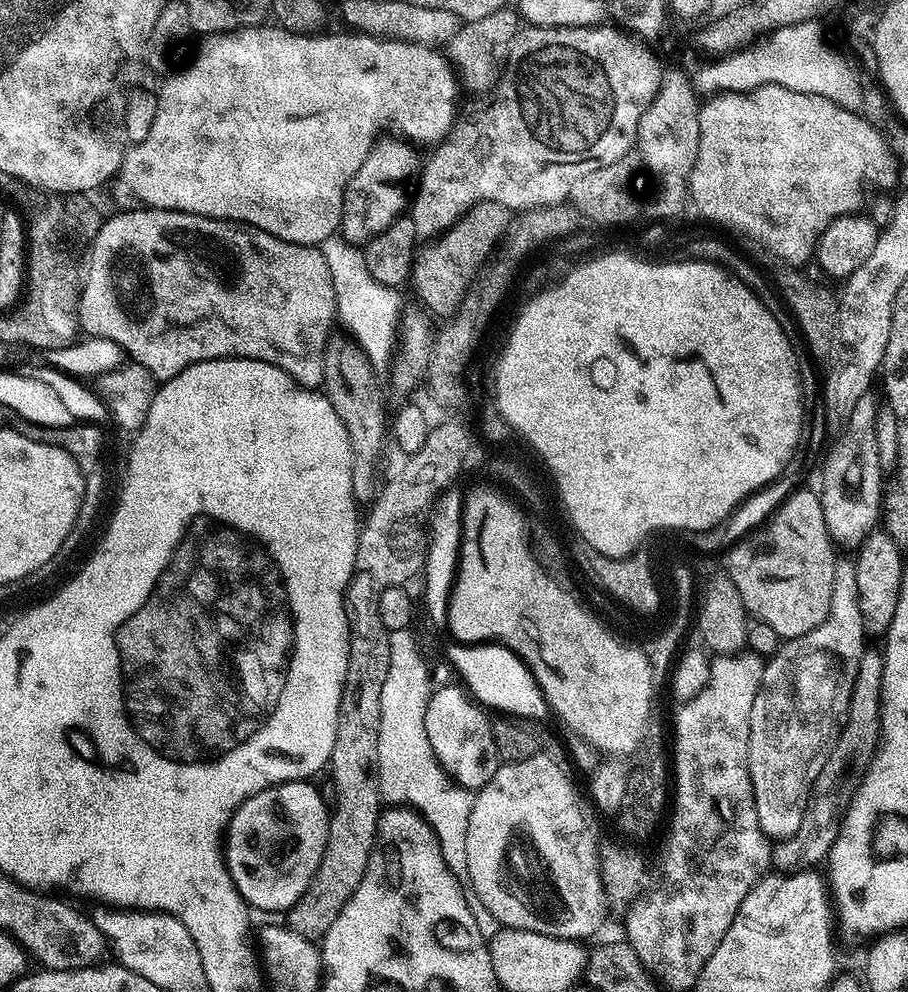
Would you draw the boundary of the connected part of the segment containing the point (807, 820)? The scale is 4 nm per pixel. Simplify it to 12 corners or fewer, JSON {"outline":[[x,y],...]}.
{"outline":[[865,647],[781,873],[827,861],[882,739],[884,654]]}

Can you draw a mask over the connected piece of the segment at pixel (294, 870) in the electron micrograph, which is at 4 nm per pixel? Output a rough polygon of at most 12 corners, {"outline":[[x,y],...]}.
{"outline":[[308,780],[237,808],[226,863],[245,904],[287,913],[326,850]]}

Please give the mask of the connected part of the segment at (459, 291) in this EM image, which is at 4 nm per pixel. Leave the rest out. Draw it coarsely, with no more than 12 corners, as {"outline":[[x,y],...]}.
{"outline":[[475,204],[419,249],[417,298],[451,316],[509,231],[509,208]]}

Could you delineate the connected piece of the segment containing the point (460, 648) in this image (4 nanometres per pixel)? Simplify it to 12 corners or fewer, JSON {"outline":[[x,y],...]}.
{"outline":[[499,642],[449,643],[448,660],[485,709],[549,719],[528,665]]}

